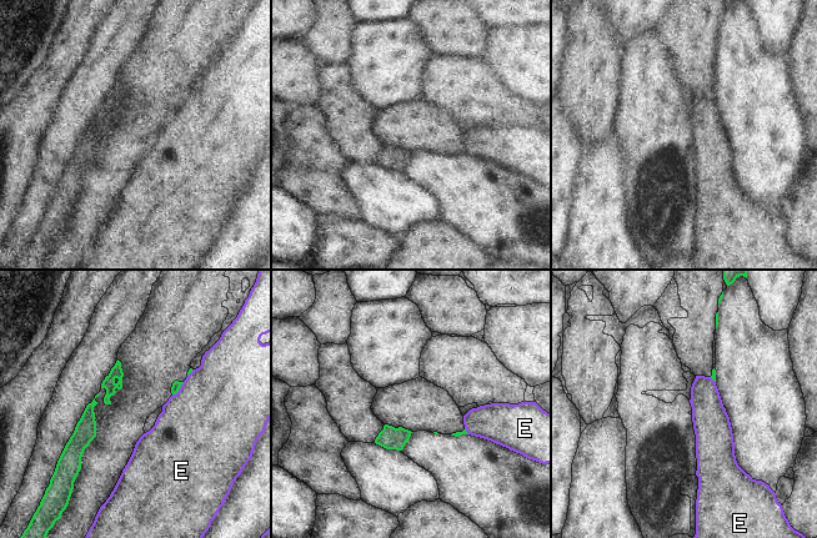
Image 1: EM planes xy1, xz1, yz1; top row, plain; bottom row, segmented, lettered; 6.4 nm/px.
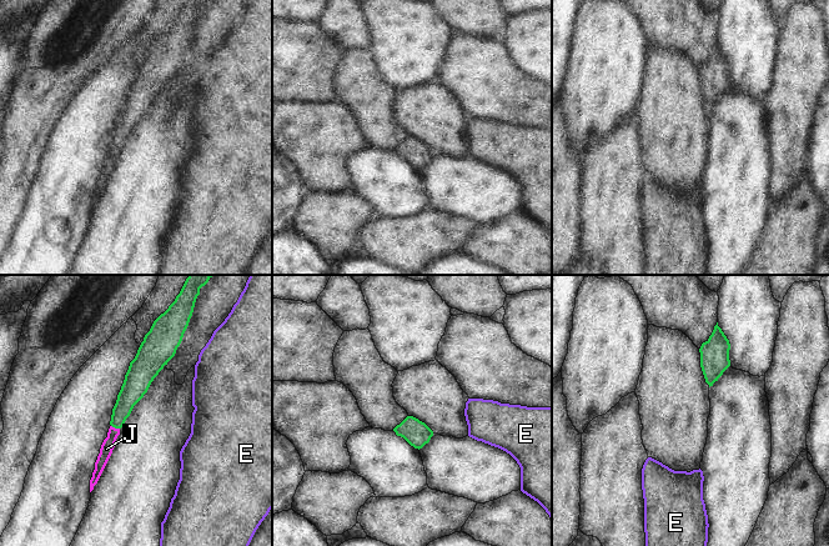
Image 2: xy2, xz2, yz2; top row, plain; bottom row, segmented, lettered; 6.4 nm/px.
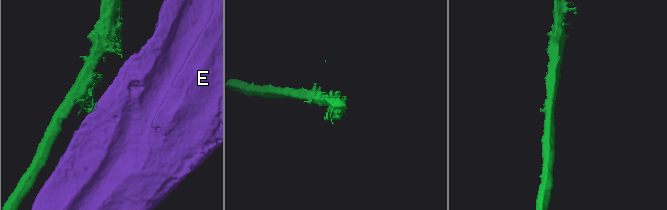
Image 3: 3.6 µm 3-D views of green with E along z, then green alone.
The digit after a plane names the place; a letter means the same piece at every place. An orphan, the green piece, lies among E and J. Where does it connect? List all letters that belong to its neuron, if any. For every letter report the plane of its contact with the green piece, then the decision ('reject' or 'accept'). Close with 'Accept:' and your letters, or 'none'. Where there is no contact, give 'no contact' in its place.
E: xy1 | reject
J: xy2 | accept
Accept: J

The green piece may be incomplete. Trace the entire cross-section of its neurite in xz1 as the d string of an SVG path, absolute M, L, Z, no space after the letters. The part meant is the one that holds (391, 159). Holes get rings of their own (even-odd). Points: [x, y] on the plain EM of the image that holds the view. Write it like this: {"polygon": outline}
{"polygon": "M385 145L384 150L376 157L375 164L386 170L402 171L411 157L411 154L411 151L402 147L395 149Z"}

